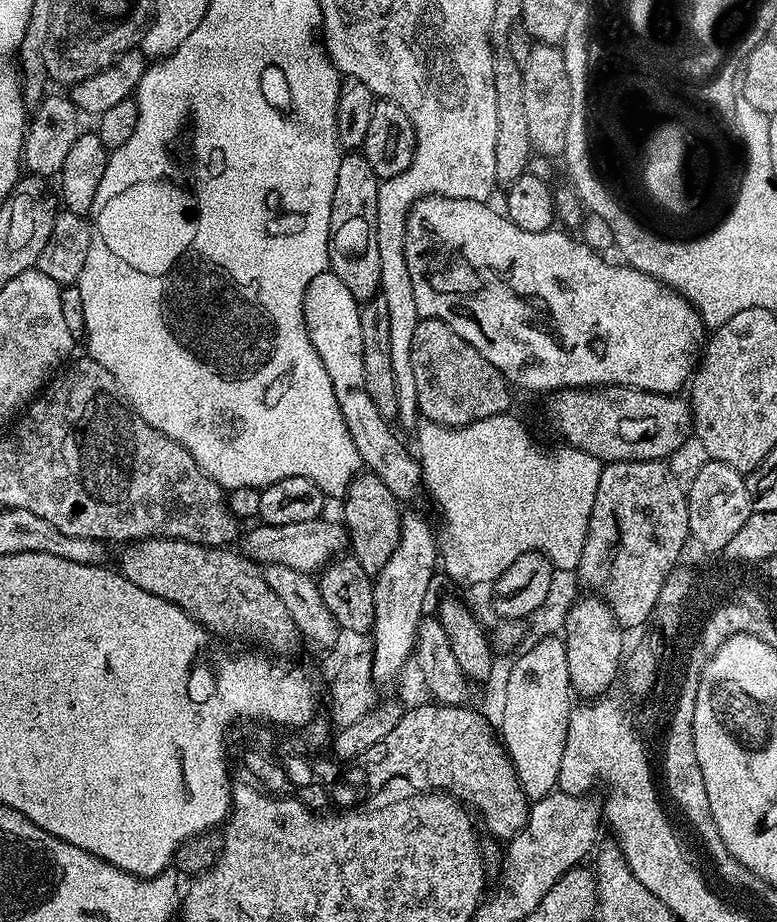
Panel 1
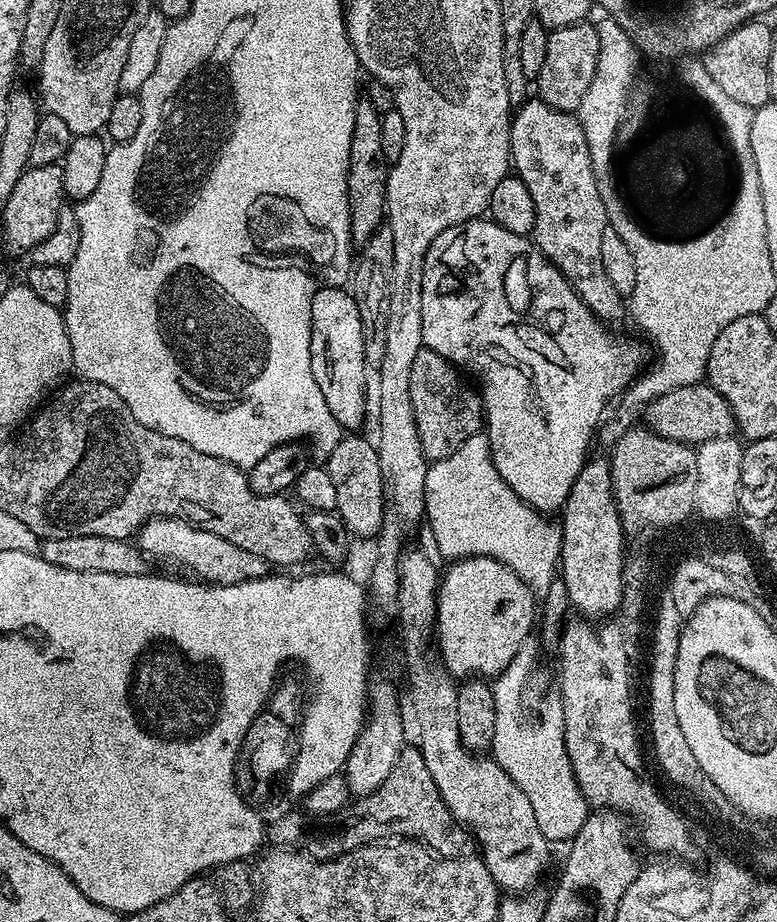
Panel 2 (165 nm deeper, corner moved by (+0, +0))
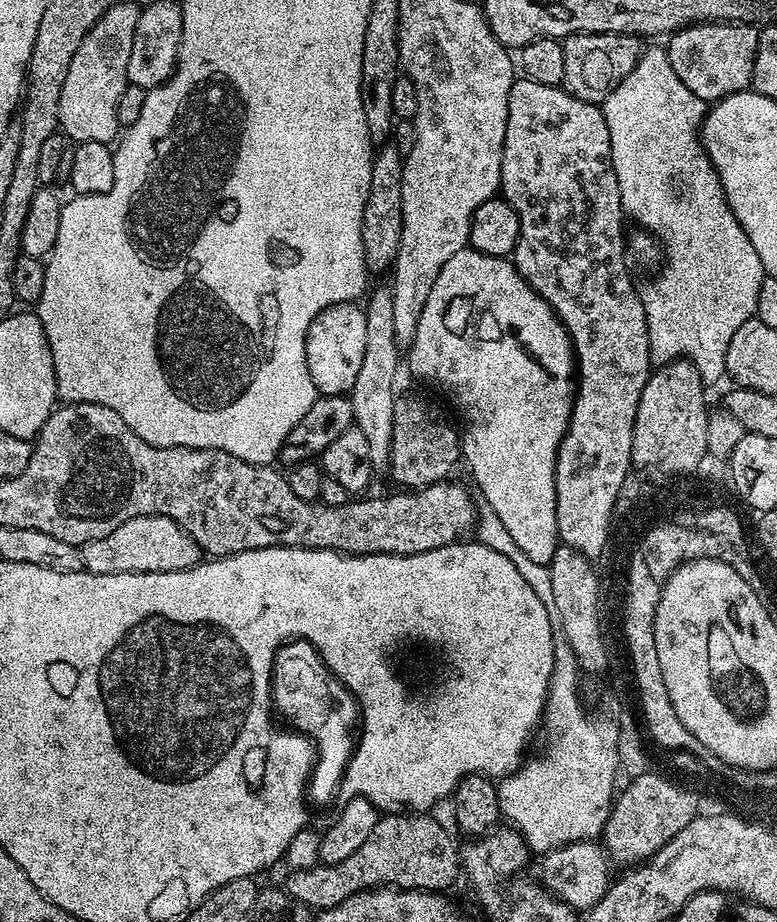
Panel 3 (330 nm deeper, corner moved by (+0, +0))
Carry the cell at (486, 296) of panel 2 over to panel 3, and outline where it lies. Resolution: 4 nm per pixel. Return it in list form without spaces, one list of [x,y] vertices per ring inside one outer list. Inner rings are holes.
[[[466,247],[458,250],[442,270],[438,270],[438,278],[434,278],[434,287],[426,298],[426,306],[422,306],[422,318],[418,318],[418,334],[414,334],[414,342],[406,350],[406,368],[424,380],[433,380],[440,388],[445,388],[456,399],[460,412],[464,415],[464,428],[460,438],[460,451],[463,463],[468,463],[468,472],[474,483],[480,487],[484,495],[483,503],[498,514],[498,522],[514,538],[518,550],[530,558],[535,564],[548,564],[554,558],[556,549],[561,547],[558,534],[558,518],[556,517],[556,491],[554,490],[554,474],[556,473],[556,455],[560,449],[562,438],[568,429],[572,417],[572,401],[576,398],[576,358],[572,350],[572,340],[564,329],[564,323],[554,314],[547,302],[529,286],[518,274],[516,265],[511,259],[502,256],[482,254],[478,250]]]

